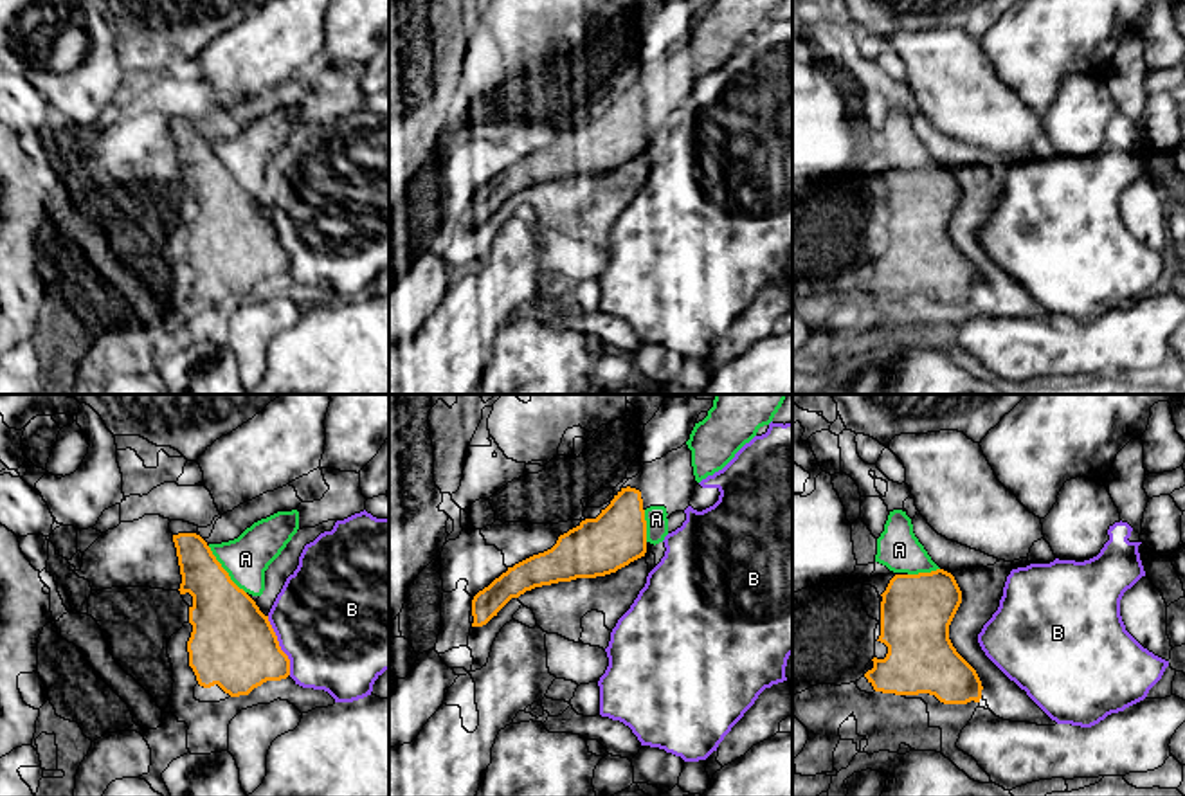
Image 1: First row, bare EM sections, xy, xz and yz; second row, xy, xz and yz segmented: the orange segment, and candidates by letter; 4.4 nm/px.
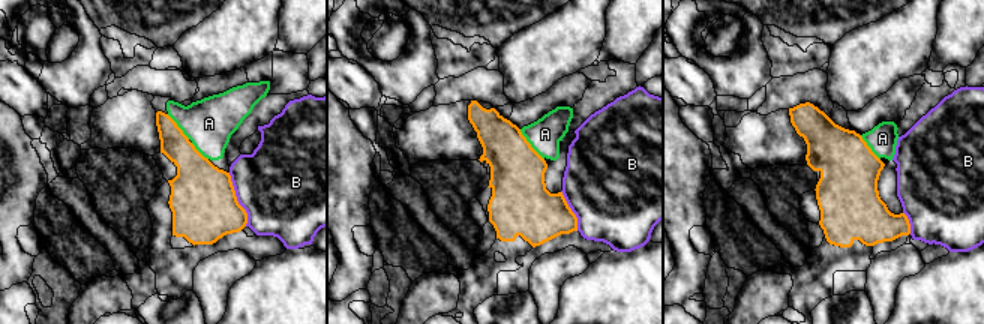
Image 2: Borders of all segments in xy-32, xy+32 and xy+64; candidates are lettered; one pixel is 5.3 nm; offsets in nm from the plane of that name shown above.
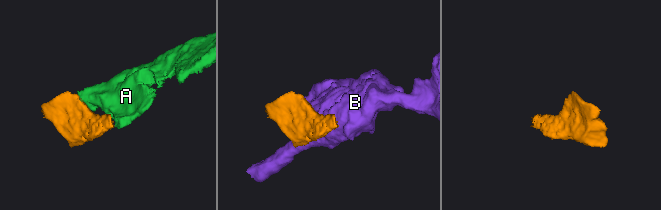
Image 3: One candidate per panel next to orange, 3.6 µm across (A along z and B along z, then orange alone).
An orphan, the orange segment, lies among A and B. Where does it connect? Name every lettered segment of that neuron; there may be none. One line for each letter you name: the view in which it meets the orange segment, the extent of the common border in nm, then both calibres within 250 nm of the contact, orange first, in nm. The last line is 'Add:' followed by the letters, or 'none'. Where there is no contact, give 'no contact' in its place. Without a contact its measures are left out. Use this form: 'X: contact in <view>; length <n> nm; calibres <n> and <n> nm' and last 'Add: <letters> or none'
A: contact in xy; length 280 nm; calibres 320 and 200 nm
Add: A

